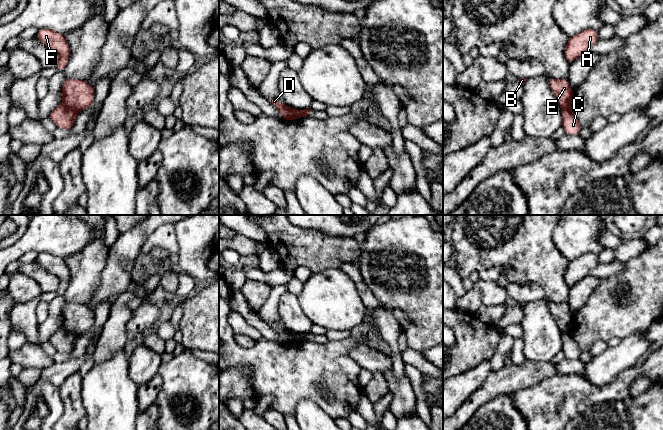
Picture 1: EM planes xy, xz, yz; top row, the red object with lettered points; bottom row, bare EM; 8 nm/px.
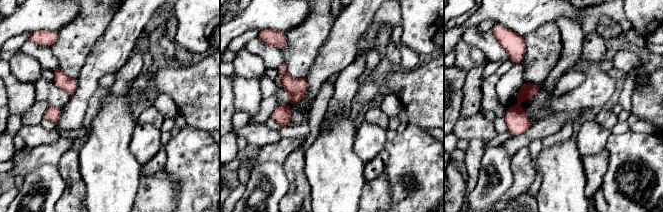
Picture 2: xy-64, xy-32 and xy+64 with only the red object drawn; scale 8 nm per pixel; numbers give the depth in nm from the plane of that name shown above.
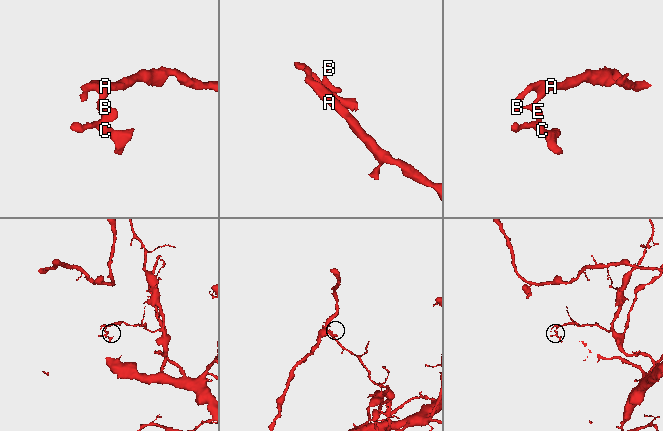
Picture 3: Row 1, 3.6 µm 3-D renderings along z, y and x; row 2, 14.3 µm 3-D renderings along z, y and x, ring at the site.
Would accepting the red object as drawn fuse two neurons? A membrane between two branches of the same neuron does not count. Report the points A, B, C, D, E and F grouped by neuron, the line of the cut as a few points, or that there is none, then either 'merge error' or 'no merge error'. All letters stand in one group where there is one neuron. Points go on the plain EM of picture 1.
groups A B E F / C D; cut xy (63, 327), (75, 334); merge error

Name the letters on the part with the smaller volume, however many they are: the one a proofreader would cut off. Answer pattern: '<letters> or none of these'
C, D

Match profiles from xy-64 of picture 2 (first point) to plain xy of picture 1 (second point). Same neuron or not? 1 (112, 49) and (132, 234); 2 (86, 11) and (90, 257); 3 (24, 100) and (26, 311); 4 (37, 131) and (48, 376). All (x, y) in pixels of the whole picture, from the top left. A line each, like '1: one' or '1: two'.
1: one
2: one
3: one
4: two

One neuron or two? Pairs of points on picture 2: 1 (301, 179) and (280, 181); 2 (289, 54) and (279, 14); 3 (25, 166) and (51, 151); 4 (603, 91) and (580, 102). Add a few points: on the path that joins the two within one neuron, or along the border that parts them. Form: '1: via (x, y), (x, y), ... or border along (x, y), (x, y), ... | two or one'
1: border along (283, 164), (289, 188), (279, 201) | two
2: border along (306, 19), (285, 32) | two
3: via (31, 160), (35, 156), (45, 154) | one
4: via (597, 91), (586, 96) | one

